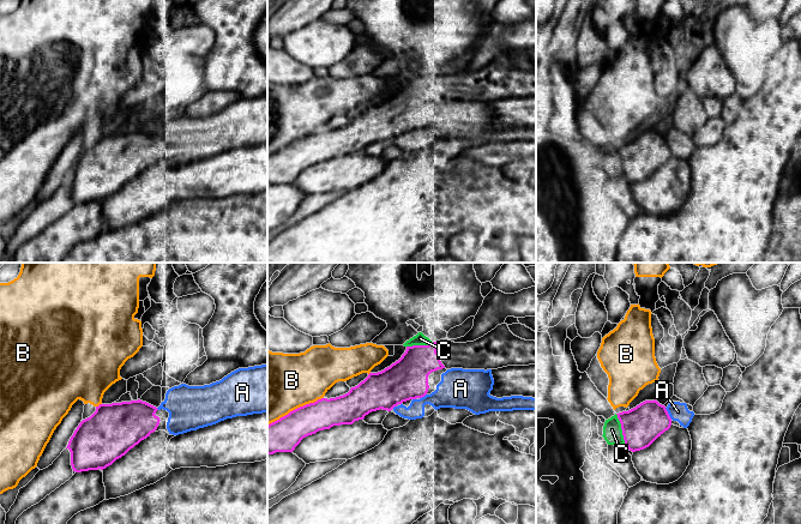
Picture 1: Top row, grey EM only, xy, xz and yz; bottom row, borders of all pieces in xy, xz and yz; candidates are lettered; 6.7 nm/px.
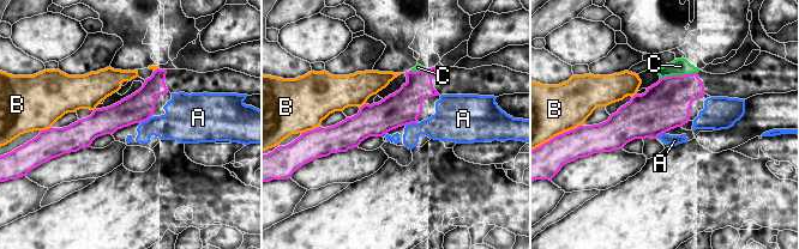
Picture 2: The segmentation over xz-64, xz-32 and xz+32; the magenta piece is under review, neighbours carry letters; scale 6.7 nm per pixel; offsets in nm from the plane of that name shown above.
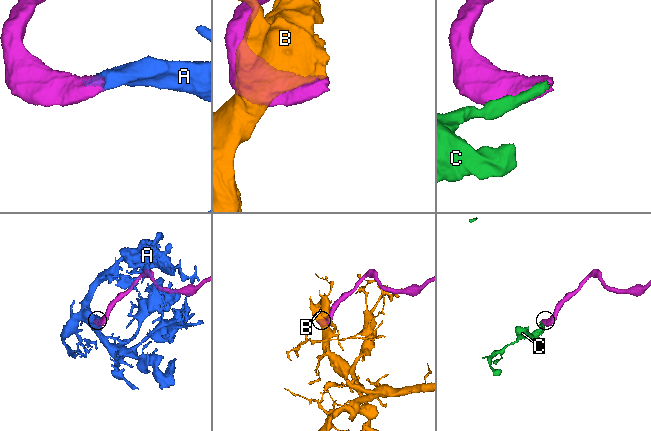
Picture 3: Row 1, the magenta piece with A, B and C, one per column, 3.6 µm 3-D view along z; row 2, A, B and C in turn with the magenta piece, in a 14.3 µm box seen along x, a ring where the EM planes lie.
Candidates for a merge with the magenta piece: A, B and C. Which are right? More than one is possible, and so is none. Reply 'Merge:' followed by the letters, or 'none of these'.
Merge: A

